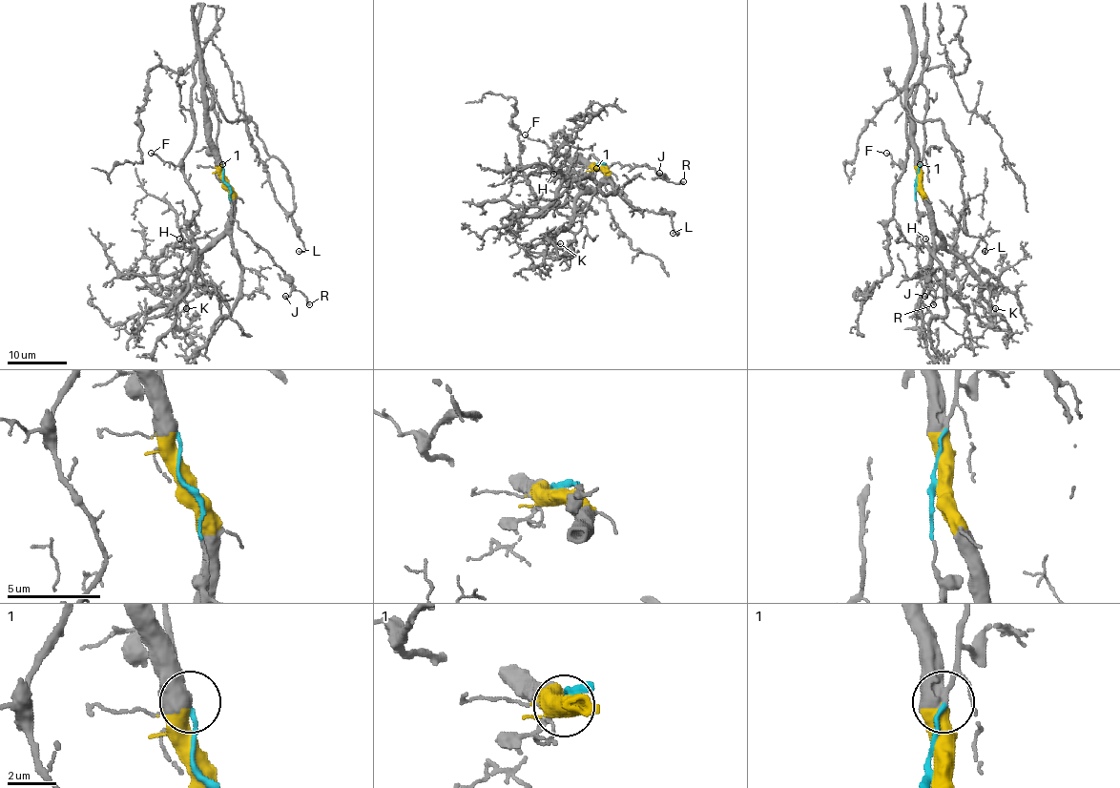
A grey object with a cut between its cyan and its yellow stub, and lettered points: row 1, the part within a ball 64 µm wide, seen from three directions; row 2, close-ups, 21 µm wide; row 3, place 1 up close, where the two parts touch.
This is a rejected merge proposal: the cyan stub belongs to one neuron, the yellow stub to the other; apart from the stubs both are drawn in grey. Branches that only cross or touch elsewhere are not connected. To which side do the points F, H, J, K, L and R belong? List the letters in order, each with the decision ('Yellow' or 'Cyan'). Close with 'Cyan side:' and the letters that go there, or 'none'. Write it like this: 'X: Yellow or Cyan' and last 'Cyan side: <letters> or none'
F: Cyan
H: Yellow
J: Cyan
K: Yellow
L: Cyan
R: Cyan
Cyan side: F, J, L, R

